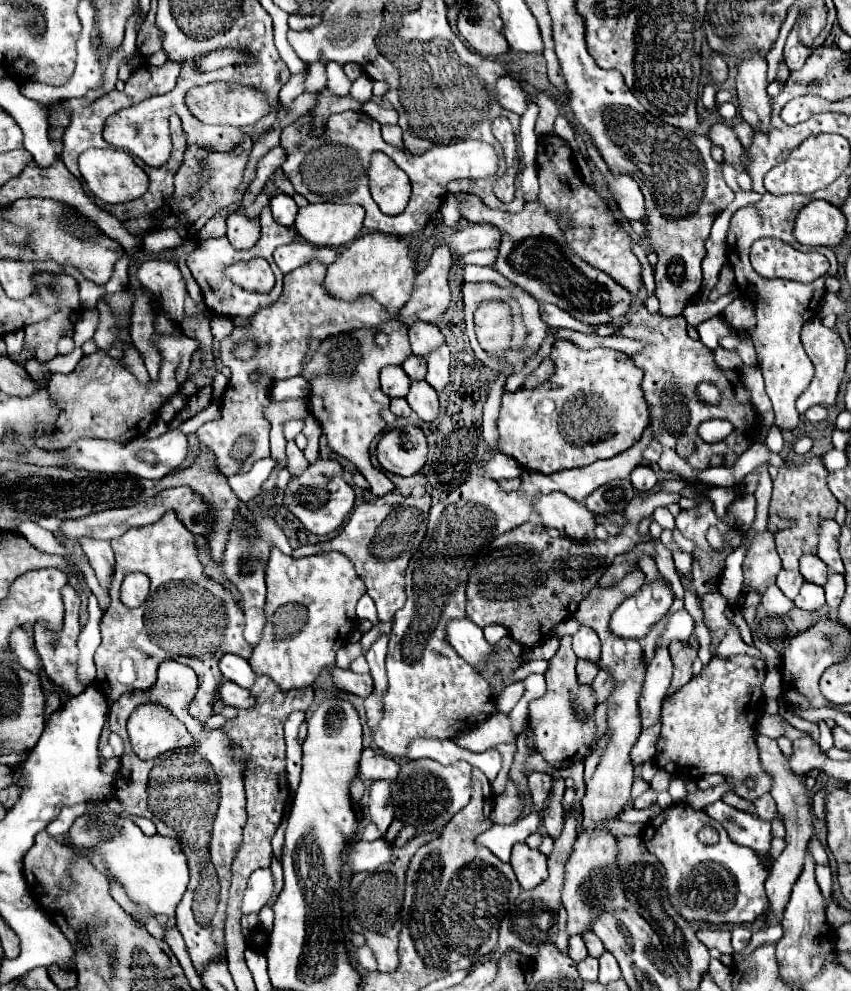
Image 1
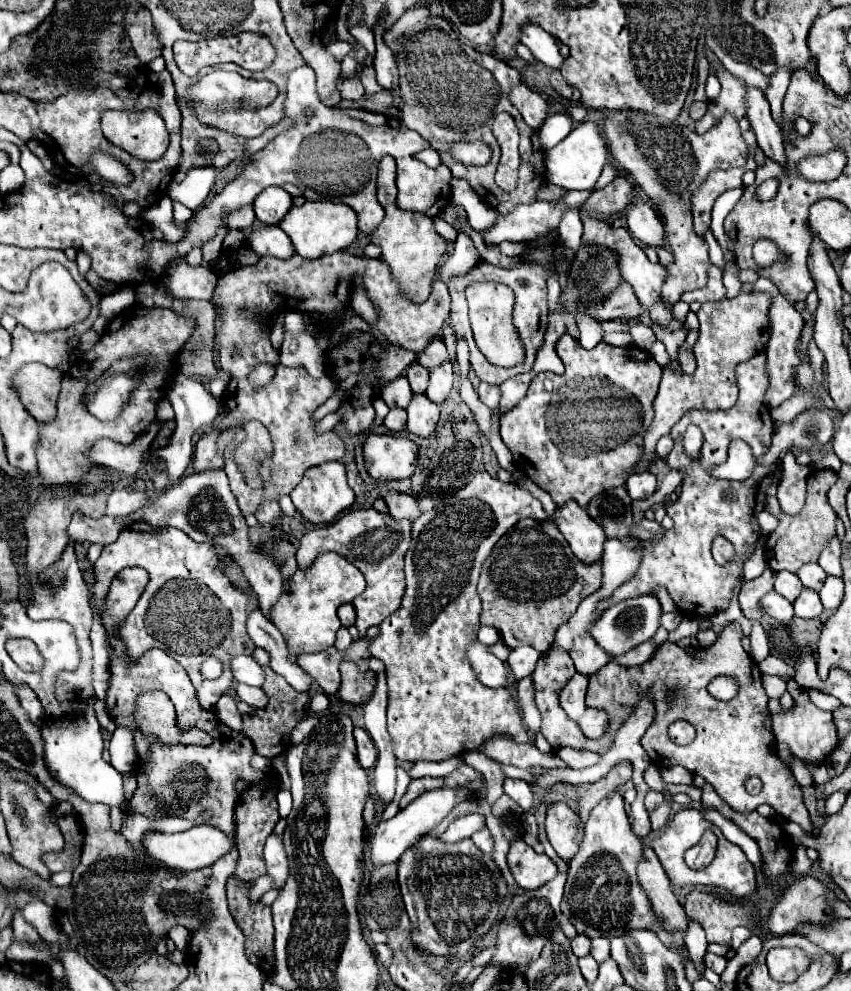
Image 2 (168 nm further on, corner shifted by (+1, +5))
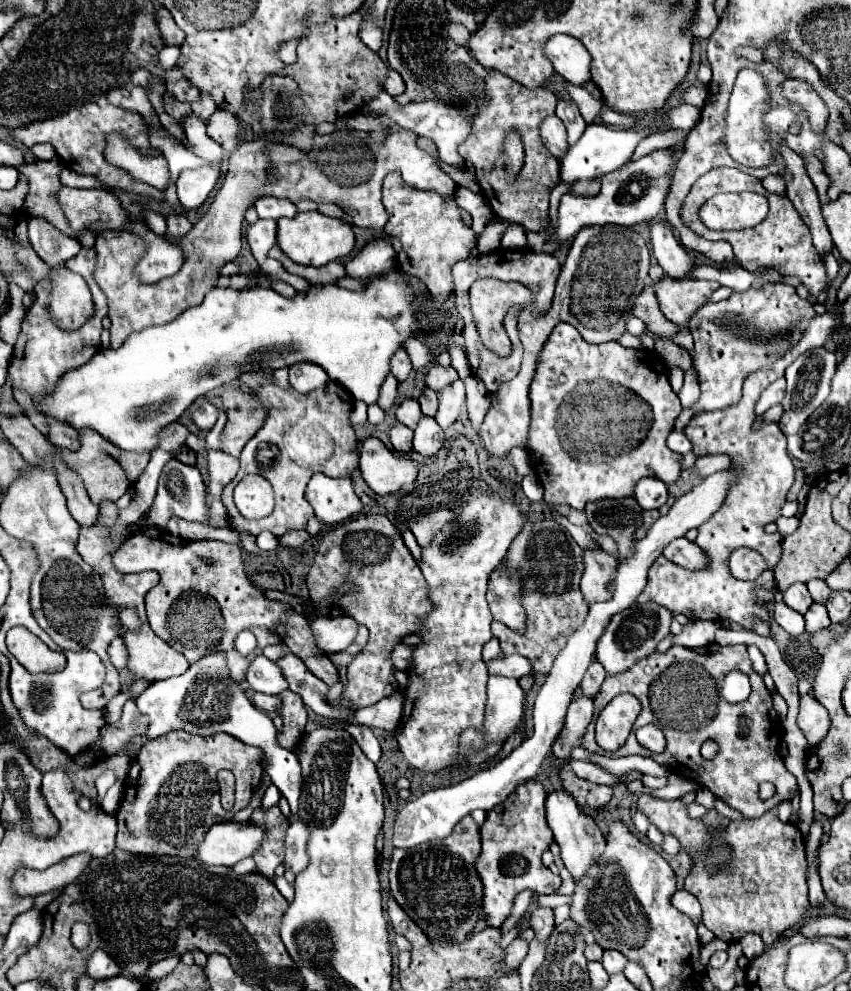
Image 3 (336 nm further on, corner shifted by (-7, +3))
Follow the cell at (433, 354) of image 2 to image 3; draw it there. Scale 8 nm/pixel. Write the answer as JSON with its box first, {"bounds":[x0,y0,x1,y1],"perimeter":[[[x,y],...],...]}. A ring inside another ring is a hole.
{"bounds":[426,364,458,392],"perimeter":[[[434,364],[426,374],[426,386],[434,392],[440,392],[442,388],[450,386],[454,380],[458,380],[458,374],[452,366],[438,366]]]}

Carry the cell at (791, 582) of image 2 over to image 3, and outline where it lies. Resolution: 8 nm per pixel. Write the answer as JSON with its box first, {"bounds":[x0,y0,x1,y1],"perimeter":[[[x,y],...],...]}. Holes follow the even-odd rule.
{"bounds":[784,582,812,614],"perimeter":[[[802,582],[792,584],[792,586],[784,592],[784,602],[786,602],[792,610],[796,610],[796,612],[800,612],[800,614],[806,614],[806,610],[808,610],[810,604],[812,604],[812,598],[810,598],[810,594],[808,594],[806,584],[802,584]]]}

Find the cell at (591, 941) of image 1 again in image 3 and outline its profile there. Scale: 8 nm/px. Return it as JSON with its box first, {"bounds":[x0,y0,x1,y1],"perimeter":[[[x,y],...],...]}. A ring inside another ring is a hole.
{"bounds":[602,950,626,974],"perimeter":[[[604,950],[604,958],[602,958],[602,966],[608,974],[618,974],[622,972],[622,968],[626,966],[626,956],[622,956],[618,950]]]}

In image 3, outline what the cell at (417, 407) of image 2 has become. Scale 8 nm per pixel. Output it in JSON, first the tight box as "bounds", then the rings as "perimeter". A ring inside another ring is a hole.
{"bounds":[414,416,444,456],"perimeter":[[[422,416],[422,420],[418,422],[418,428],[414,430],[414,450],[424,456],[436,456],[438,450],[444,444],[444,432],[442,428],[436,424],[436,420]]]}

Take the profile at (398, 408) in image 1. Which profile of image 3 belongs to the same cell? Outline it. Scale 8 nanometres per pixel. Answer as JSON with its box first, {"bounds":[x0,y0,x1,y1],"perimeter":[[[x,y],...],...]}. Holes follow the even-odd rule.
{"bounds":[390,424,412,452],"perimeter":[[[396,424],[390,430],[390,442],[396,452],[410,452],[412,450],[412,430],[404,424]]]}

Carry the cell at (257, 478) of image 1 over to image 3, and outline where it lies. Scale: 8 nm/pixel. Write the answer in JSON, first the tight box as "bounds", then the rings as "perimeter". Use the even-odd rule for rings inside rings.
{"bounds":[256,532,278,550],"perimeter":[[[270,532],[258,534],[256,542],[258,542],[258,548],[262,548],[262,550],[274,550],[278,546],[278,538],[274,534],[270,534]]]}

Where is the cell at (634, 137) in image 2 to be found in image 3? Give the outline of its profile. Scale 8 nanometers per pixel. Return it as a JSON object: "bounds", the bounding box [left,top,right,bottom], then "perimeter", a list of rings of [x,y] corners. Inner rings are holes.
{"bounds":[724,68,774,168],"perimeter":[[[744,68],[738,72],[730,106],[728,106],[728,124],[724,130],[724,142],[728,148],[728,154],[740,162],[742,166],[750,168],[764,168],[774,162],[774,150],[770,146],[770,134],[764,130],[764,114],[770,108],[770,92],[766,86],[766,78],[750,68]]]}

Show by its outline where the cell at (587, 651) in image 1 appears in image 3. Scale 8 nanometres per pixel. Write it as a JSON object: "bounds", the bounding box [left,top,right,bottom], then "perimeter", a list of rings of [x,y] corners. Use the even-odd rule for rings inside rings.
{"bounds":[580,660,606,698],"perimeter":[[[594,660],[594,662],[590,664],[590,668],[588,668],[584,680],[582,680],[582,686],[580,686],[580,688],[582,688],[582,694],[588,696],[588,698],[596,698],[600,686],[602,686],[602,682],[604,682],[604,678],[606,678],[606,670],[602,668],[600,662]]]}

